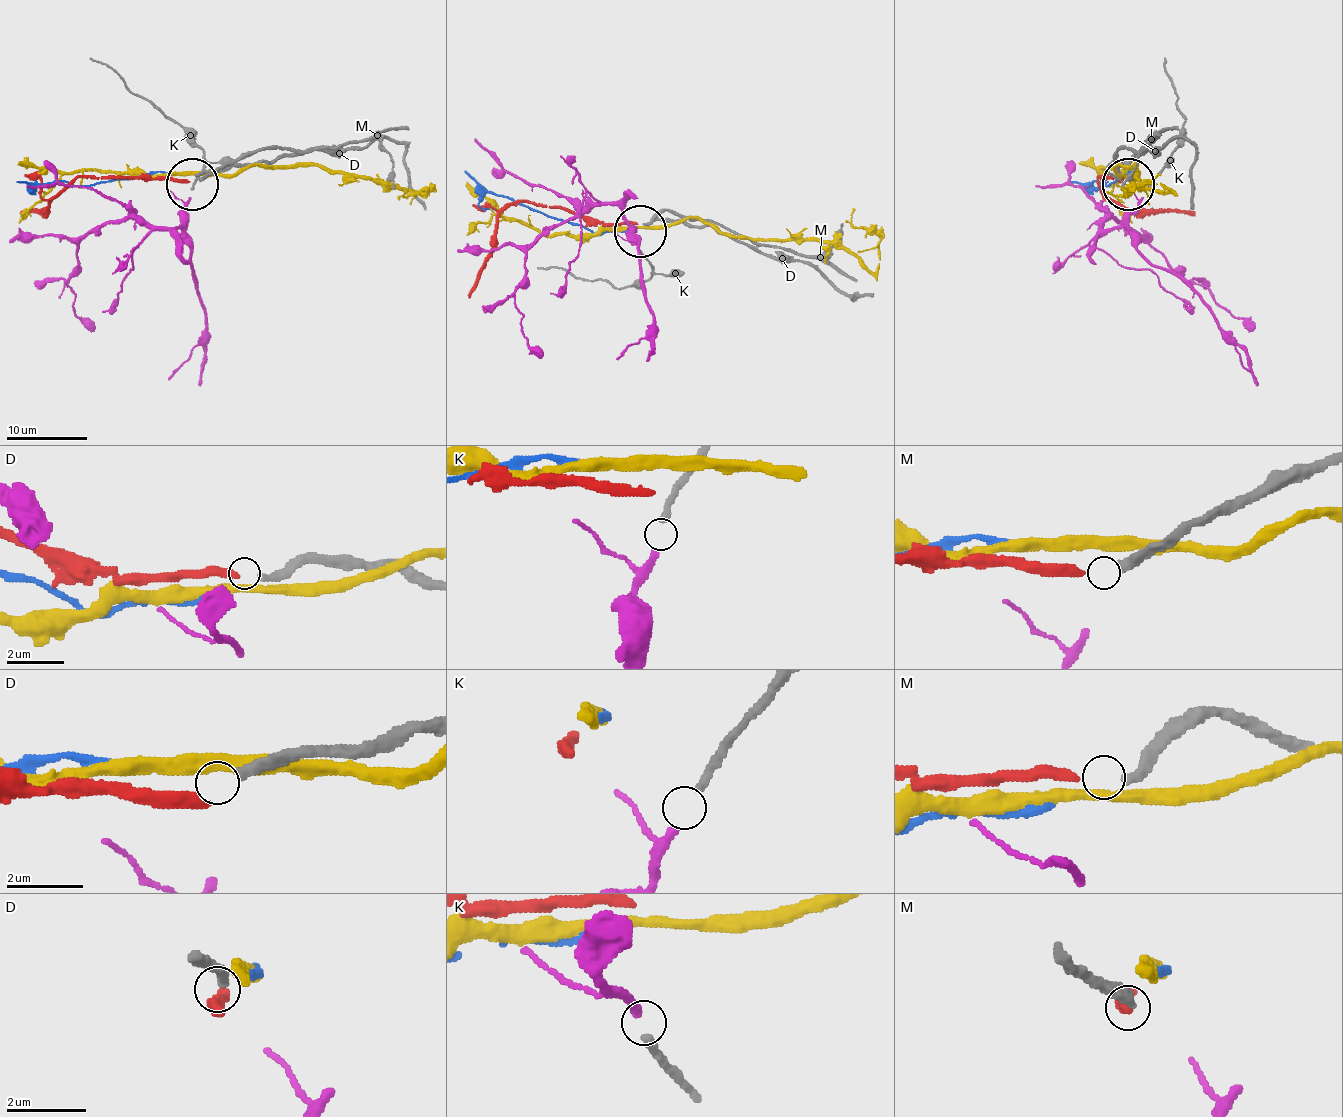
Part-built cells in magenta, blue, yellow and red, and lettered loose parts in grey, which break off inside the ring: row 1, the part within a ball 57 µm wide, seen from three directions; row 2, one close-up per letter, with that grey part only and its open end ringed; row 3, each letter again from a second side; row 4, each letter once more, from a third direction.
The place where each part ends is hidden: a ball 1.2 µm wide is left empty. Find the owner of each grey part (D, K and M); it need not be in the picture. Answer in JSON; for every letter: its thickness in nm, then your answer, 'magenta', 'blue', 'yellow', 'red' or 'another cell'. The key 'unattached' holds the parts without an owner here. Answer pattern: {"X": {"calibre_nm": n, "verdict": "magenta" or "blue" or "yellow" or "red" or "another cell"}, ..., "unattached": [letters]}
{"D": {"calibre_nm": 240, "verdict": "another cell"}, "K": {"calibre_nm": 240, "verdict": "magenta"}, "M": {"calibre_nm": 320, "verdict": "red"}, "unattached": ["D"]}

